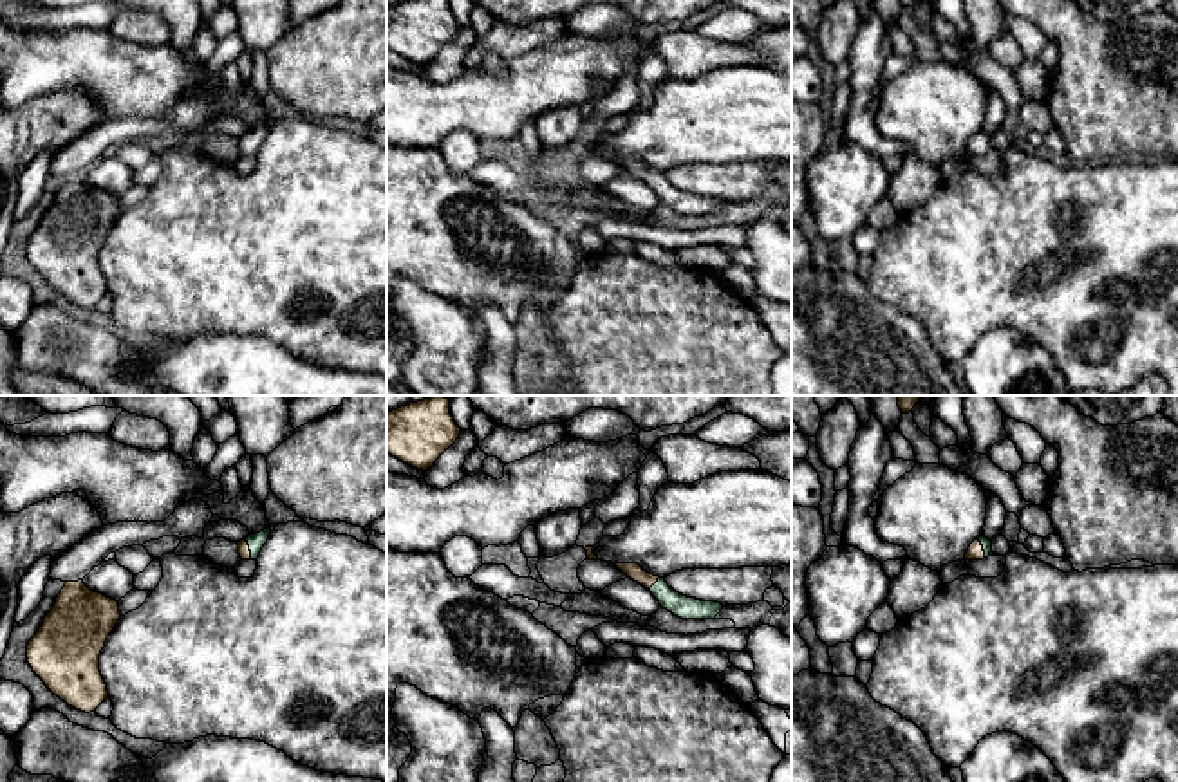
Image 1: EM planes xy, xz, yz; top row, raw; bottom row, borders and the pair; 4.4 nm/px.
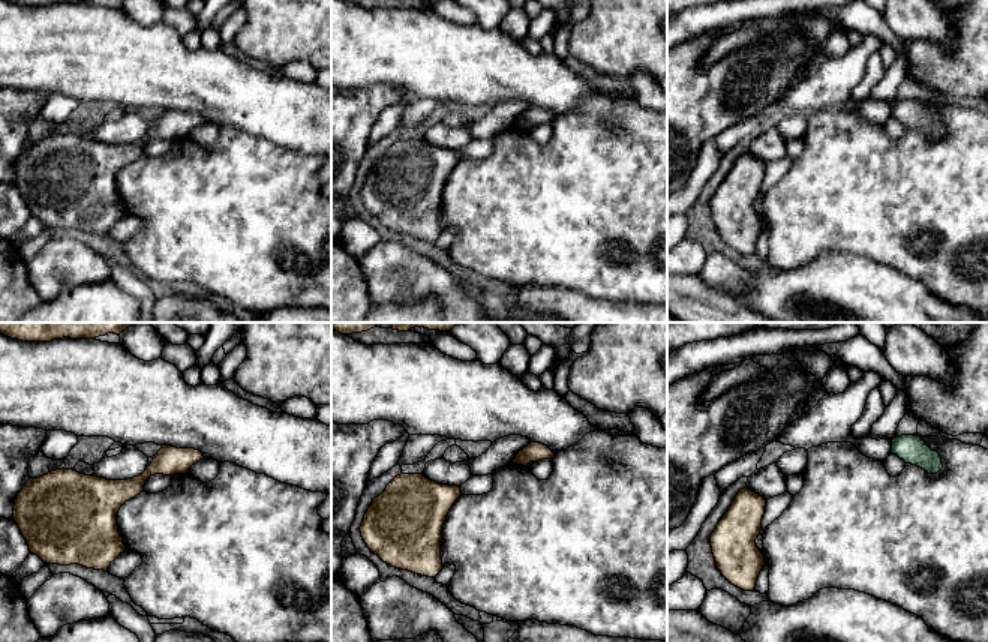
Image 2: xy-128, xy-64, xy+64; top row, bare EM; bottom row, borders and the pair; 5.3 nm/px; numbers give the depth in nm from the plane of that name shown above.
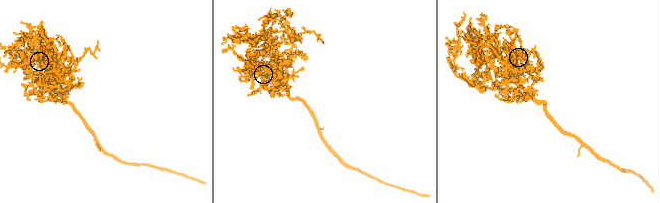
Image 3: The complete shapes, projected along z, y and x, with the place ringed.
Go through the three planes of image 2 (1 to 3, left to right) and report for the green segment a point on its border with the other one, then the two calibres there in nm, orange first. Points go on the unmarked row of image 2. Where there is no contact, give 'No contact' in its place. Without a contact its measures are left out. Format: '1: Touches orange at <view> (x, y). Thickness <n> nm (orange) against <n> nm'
1: No contact
2: No contact
3: No contact

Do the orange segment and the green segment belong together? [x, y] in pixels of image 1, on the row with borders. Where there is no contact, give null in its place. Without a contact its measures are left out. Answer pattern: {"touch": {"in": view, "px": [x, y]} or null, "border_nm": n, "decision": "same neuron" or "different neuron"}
{"touch": {"in": "xy", "px": [248, 548]}, "border_nm": 90, "decision": "same neuron"}

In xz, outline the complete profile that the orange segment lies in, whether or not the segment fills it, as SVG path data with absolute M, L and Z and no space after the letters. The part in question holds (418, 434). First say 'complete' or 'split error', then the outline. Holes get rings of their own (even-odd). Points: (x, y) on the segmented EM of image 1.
complete; M441 396L387 410L387 453L412 468L432 468L459 435L450 399Z

